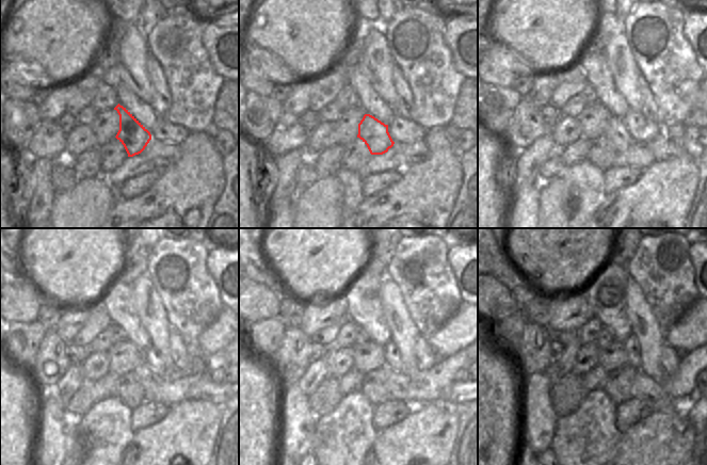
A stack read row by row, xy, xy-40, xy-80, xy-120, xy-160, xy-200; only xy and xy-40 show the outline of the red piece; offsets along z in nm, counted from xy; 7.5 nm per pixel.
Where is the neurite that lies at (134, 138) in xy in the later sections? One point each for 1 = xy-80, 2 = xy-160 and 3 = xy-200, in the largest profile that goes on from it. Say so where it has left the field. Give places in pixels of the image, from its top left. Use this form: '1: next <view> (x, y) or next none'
1: next xy-80 (616, 132)
2: next xy-160 (397, 383)
3: next xy-200 (645, 387)

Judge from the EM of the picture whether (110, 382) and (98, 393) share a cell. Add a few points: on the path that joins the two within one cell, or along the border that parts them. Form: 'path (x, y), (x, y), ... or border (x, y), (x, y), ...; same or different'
path (107, 385), (101, 389); same

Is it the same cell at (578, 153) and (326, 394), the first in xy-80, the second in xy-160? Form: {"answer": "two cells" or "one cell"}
{"answer": "two cells"}

